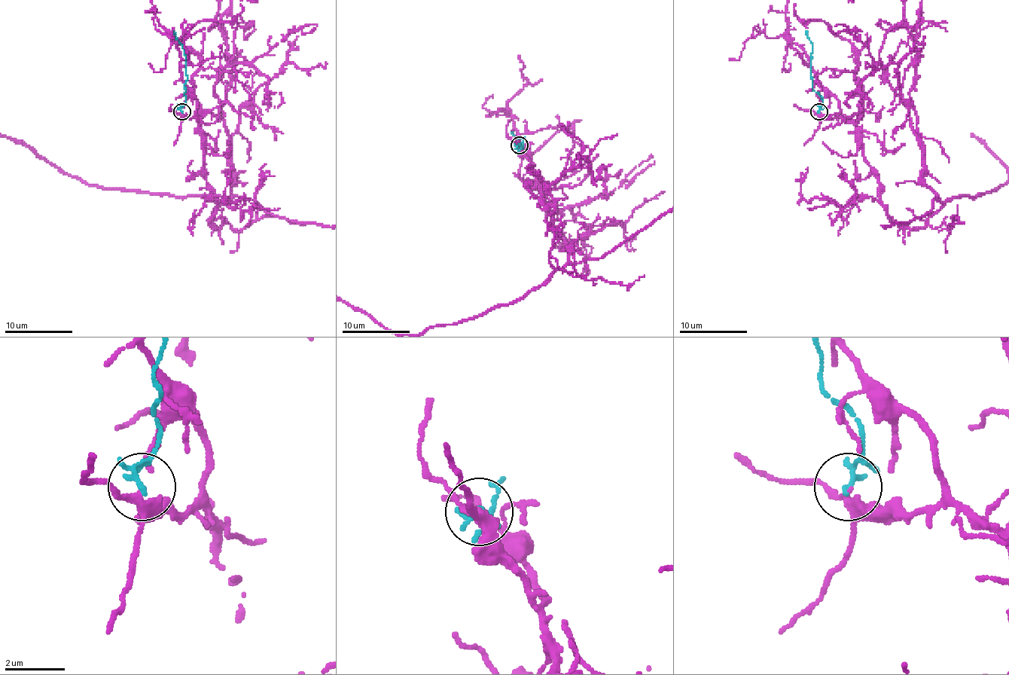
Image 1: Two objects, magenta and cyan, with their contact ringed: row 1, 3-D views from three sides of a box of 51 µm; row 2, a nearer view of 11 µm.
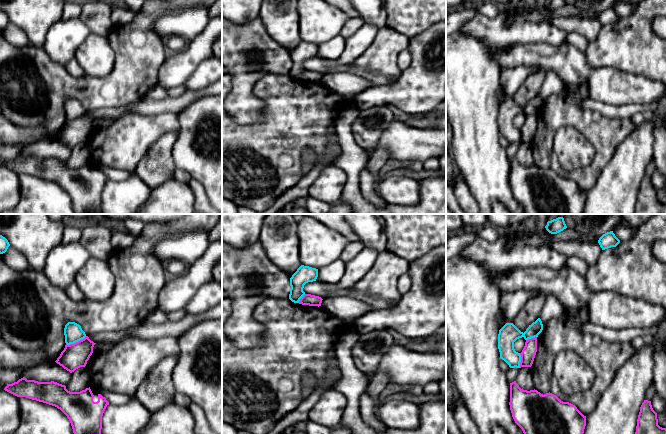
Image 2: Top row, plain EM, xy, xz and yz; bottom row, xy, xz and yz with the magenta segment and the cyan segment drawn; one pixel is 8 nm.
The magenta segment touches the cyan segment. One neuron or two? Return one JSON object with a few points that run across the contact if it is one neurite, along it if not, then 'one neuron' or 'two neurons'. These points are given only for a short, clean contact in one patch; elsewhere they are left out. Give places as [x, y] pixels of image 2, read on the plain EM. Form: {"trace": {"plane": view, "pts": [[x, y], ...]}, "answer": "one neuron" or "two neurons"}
{"trace": {"plane": "xy", "pts": [[86, 112], [73, 119], [66, 120]]}, "answer": "two neurons"}

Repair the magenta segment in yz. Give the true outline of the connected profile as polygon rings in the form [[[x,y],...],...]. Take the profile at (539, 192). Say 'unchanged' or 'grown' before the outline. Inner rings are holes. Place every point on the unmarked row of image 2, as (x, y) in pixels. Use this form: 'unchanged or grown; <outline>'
unchanged; [[[514,157],[510,159],[509,181],[512,193],[525,214],[583,214],[586,192],[575,181],[561,177],[550,168],[543,171],[535,165],[523,166]]]

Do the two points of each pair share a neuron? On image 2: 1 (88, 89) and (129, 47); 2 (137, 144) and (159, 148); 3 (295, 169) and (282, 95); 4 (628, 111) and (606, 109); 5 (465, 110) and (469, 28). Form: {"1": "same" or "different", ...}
{"1": "same", "2": "different", "3": "same", "4": "same", "5": "different"}

